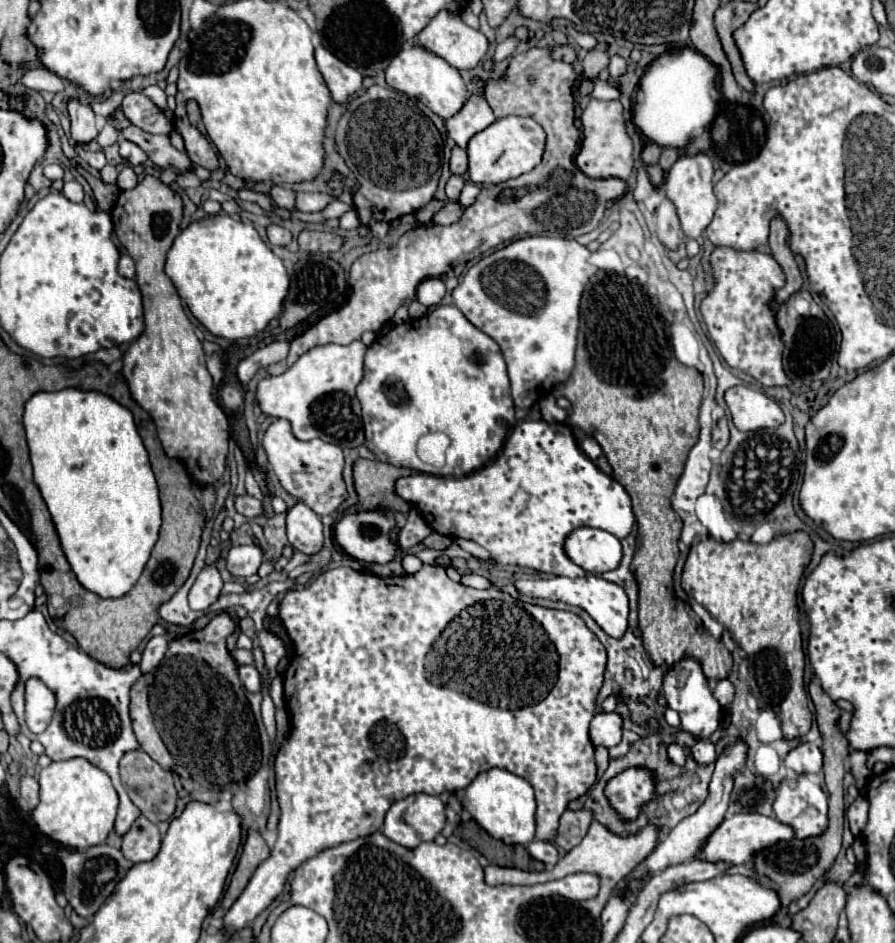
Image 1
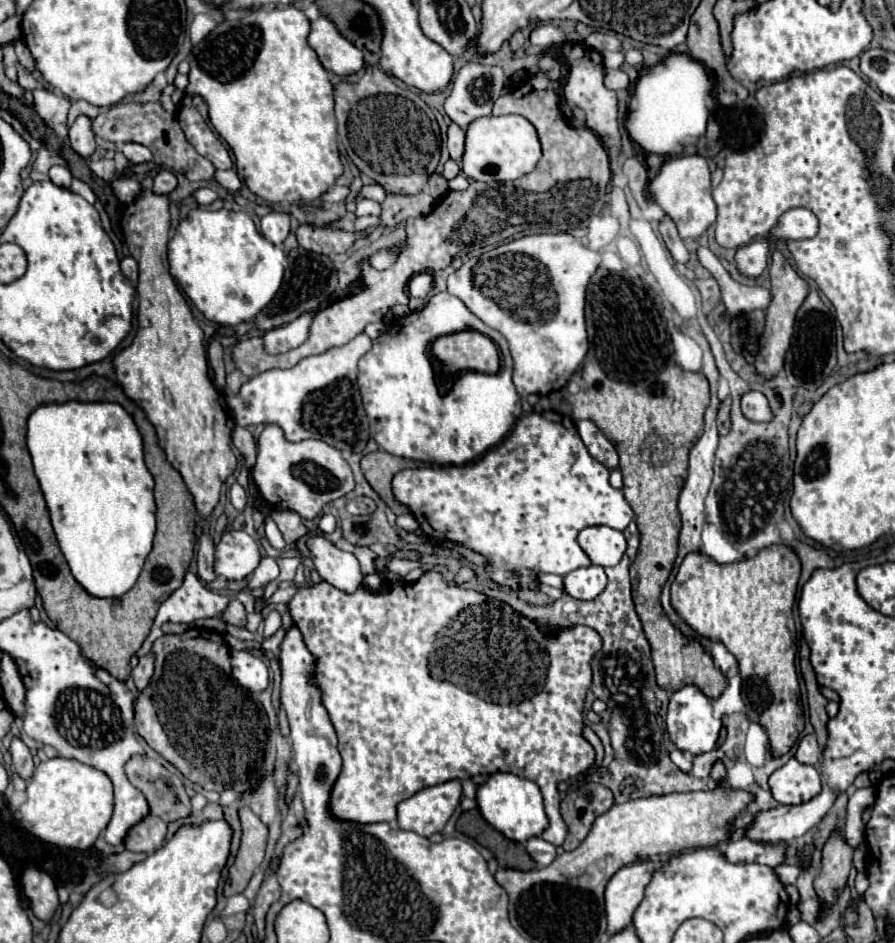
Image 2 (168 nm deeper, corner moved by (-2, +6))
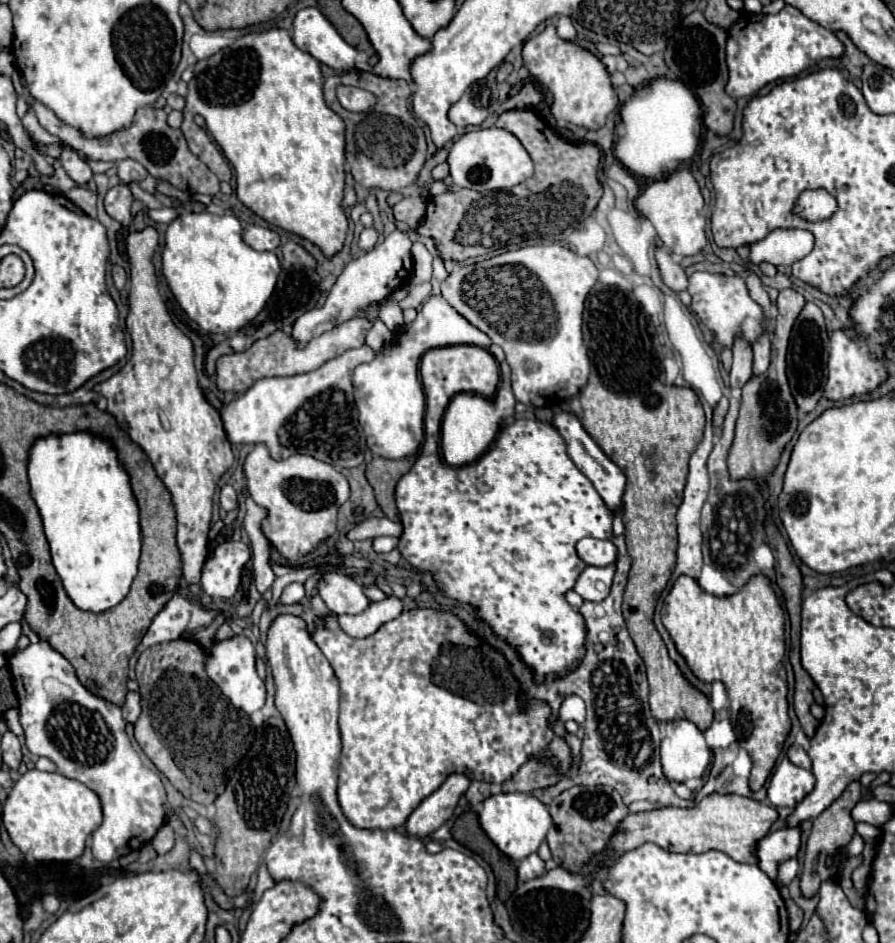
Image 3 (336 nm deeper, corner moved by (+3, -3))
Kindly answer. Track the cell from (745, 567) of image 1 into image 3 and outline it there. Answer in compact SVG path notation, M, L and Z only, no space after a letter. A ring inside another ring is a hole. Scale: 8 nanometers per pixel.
M756 574L740 592L718 598L702 590L694 578L678 576L664 600L662 624L700 680L724 682L738 744L746 748L754 760L750 788L760 790L792 728L786 700L786 670L782 670L786 652L784 610L770 578Z

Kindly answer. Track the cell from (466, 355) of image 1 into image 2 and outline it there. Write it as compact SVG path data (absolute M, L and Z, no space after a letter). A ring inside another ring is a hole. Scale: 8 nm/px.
M441 293L441 297L435 295L421 311L409 313L391 331L379 335L373 341L373 347L359 359L359 389L369 419L371 437L379 443L383 451L415 461L427 461L437 465L465 465L469 461L475 461L487 449L497 445L507 435L507 431L511 431L517 417L521 415L521 397L511 381L511 369L513 369L513 361L507 349L507 341L499 331L487 327L479 317L475 317L461 299L449 293ZM465 329L475 329L491 337L499 345L503 355L501 369L497 375L463 373L459 381L455 381L451 389L445 391L445 395L441 395L441 387L437 383L435 371L427 369L427 365L433 365L429 357L429 345L441 335L449 335Z

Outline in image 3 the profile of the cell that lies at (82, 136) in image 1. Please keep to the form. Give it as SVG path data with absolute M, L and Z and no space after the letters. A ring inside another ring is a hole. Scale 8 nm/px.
M68 144L62 148L62 156L60 162L64 166L64 170L70 174L70 178L78 184L86 184L92 178L92 168L88 166L88 162L84 158L80 158Z

